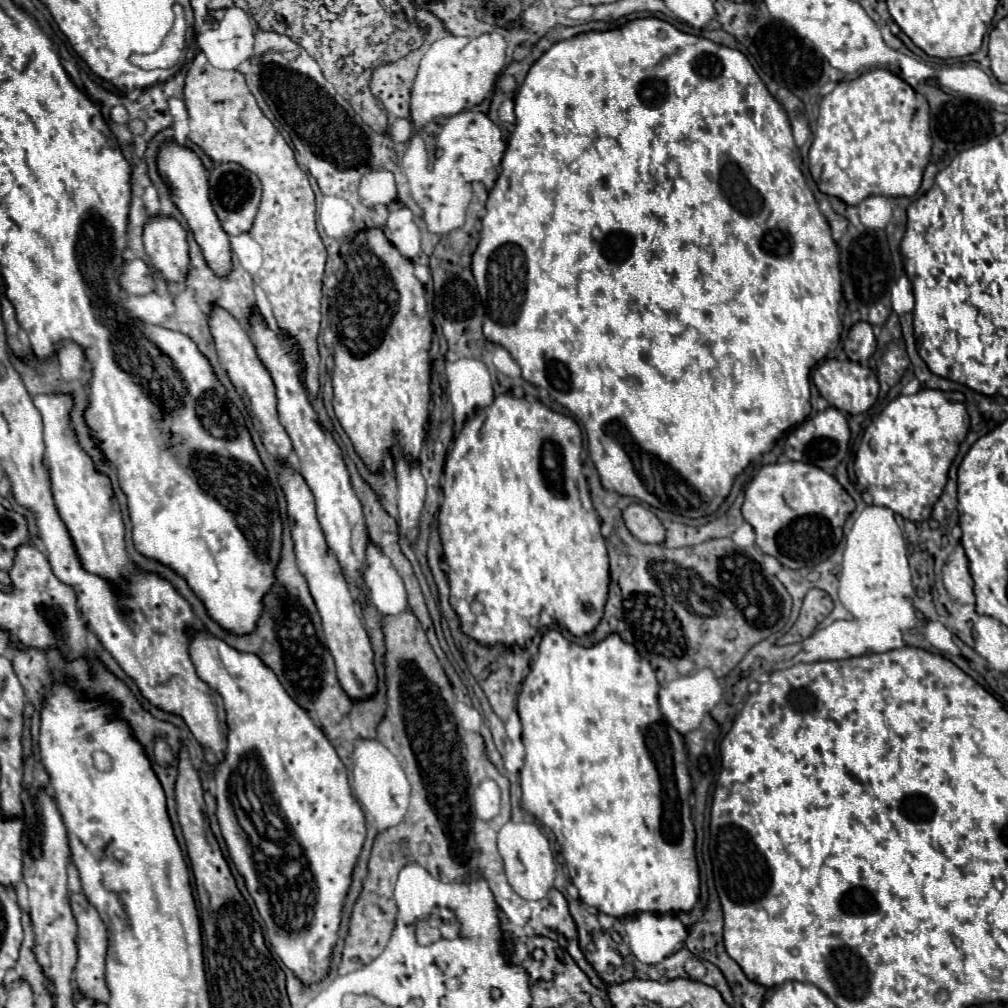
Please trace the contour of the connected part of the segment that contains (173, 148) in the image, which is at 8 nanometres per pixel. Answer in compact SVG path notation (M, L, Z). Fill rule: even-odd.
M165 142L159 152L157 152L157 170L163 178L163 182L171 190L171 200L187 220L197 244L203 250L203 256L207 264L219 274L225 276L231 270L231 246L229 246L229 236L223 232L219 218L215 216L209 200L209 184L207 184L207 172L199 160L199 156L177 142Z

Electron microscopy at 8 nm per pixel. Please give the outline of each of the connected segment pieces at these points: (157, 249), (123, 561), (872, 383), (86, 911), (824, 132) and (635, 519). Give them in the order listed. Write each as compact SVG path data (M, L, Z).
M167 216L149 218L143 230L145 250L153 266L169 284L183 284L189 272L187 234L181 224Z
M39 394L33 396L33 404L43 416L45 434L45 458L43 464L49 470L51 492L55 498L57 512L65 522L81 564L91 574L99 574L111 582L129 576L129 556L125 550L125 526L121 508L115 498L111 480L107 474L97 472L91 456L81 448L71 426L69 412L73 410L71 394Z
M825 360L821 366L815 368L813 372L813 382L817 386L817 390L821 392L821 396L835 408L839 408L841 412L847 414L861 414L865 410L869 410L879 394L879 382L875 372L871 372L869 368L851 362L851 360Z
M83 892L71 894L71 908L73 908L75 920L79 926L79 940L77 940L79 962L75 966L75 982L87 998L93 998L97 1002L107 1002L109 990L105 986L105 976L103 976L105 974L105 954L107 954L107 928Z
M877 68L877 70L869 70L869 72L861 74L859 78L851 80L851 82L839 82L839 84L835 86L835 90L829 92L827 96L823 96L821 102L819 102L817 130L815 130L815 134L813 134L813 144L811 144L811 148L809 148L809 172L811 172L811 176L813 176L815 184L817 184L817 188L819 188L823 194L827 194L827 196L837 196L837 198L841 198L843 202L853 204L853 206L857 206L863 198L873 196L873 194L881 194L881 196L913 196L913 194L919 190L919 186L921 186L923 170L925 170L925 166L927 166L927 162L929 162L929 156L931 156L933 143L930 115L929 104L925 97L913 90L905 80L901 80L899 76L891 74L889 70Z
M637 502L629 504L623 510L623 520L625 520L625 526L629 528L629 532L639 542L645 542L645 544L661 544L665 540L665 528L663 528L663 524L643 504L637 504Z

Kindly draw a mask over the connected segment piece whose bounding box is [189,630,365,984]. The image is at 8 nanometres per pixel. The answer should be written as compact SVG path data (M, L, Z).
M195 630L189 640L189 656L199 678L223 698L227 712L227 750L215 776L217 820L223 838L267 924L267 936L277 956L305 984L315 984L329 970L351 872L365 840L365 818L351 794L347 768L323 730L285 692L275 672L257 654L239 652L211 632Z

